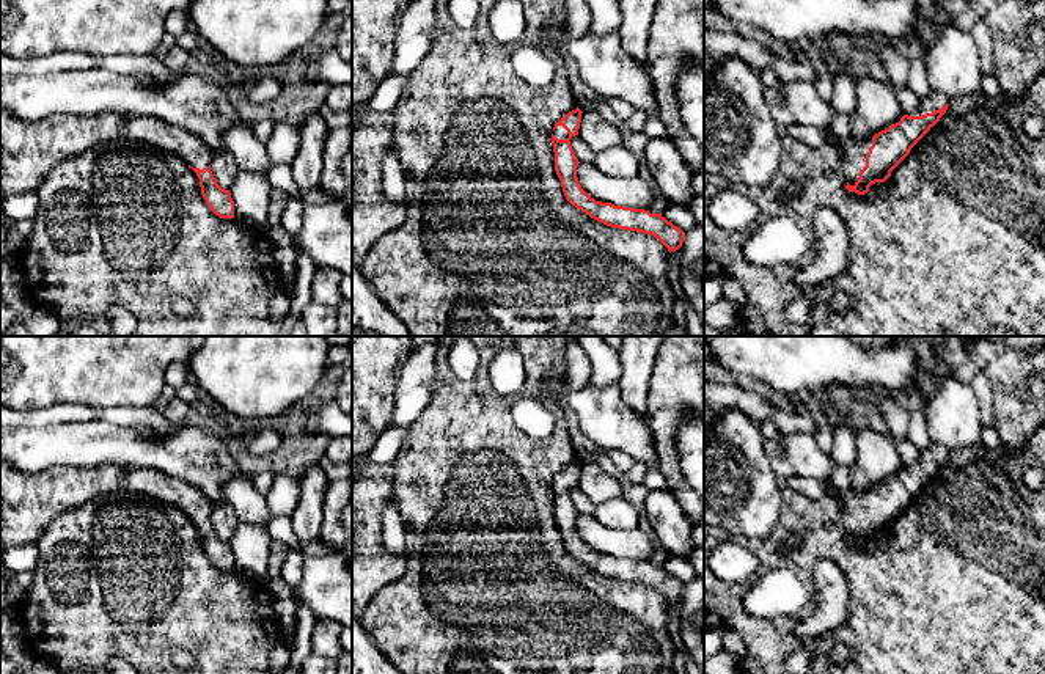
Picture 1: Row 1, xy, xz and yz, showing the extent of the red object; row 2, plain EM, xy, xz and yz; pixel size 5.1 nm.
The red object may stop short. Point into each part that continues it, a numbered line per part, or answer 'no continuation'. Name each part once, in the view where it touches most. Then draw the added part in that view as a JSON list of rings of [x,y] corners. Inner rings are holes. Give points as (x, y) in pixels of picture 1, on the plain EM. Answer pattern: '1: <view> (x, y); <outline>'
1: yz (854, 512); [[[853,489],[847,490],[847,501],[842,509],[842,520],[845,531],[850,537],[860,529],[860,523],[866,518],[866,507],[872,498],[872,490],[856,492]]]

